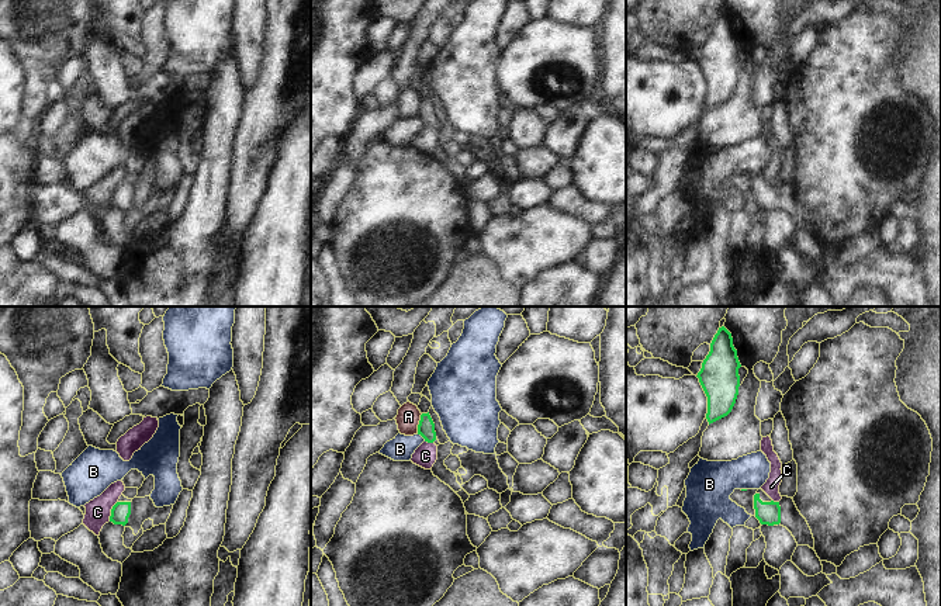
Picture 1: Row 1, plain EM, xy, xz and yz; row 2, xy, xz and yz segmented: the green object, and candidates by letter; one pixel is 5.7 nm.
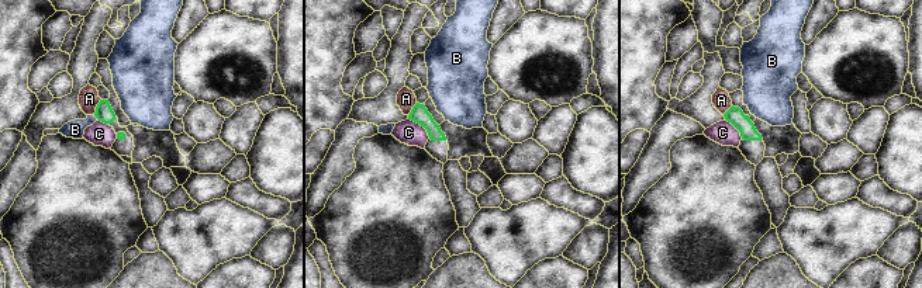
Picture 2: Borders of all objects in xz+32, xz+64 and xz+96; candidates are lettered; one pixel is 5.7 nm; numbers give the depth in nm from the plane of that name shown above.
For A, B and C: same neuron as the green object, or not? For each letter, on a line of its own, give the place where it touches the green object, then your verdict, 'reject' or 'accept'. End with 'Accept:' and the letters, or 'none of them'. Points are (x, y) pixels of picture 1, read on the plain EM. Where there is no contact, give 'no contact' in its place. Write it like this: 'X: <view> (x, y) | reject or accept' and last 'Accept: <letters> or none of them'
A: xz (419, 108) | reject
B: xz (421, 120) | reject
C: xy (111, 196) | reject
Accept: none of them

